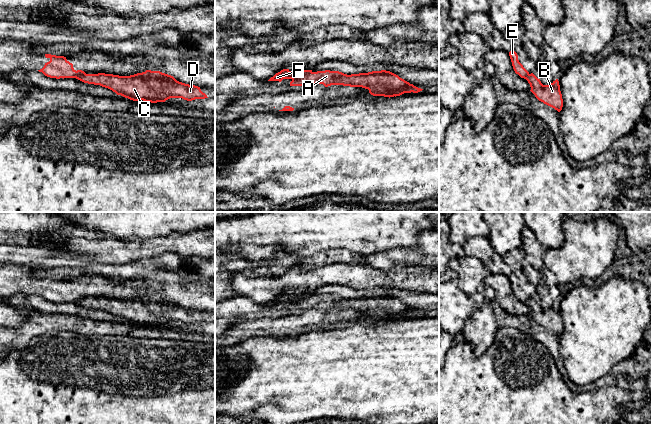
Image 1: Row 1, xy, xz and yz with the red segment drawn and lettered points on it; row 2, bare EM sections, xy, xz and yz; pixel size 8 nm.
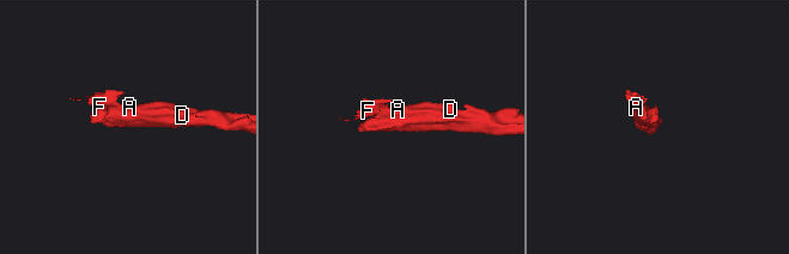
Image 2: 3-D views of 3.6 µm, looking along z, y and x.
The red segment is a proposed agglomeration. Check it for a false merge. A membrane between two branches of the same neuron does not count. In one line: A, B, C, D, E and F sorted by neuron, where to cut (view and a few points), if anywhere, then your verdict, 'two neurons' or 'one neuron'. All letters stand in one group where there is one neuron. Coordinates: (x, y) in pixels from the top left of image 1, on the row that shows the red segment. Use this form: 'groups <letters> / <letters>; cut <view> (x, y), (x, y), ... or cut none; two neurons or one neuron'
groups A B C D / E F; cut xz (311, 71), (301, 74), (292, 80); two neurons

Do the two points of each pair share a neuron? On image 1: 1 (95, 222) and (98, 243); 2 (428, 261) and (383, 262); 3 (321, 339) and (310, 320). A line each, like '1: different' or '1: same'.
1: different
2: same
3: different

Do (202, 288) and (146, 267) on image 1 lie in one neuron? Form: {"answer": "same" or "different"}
{"answer": "different"}

